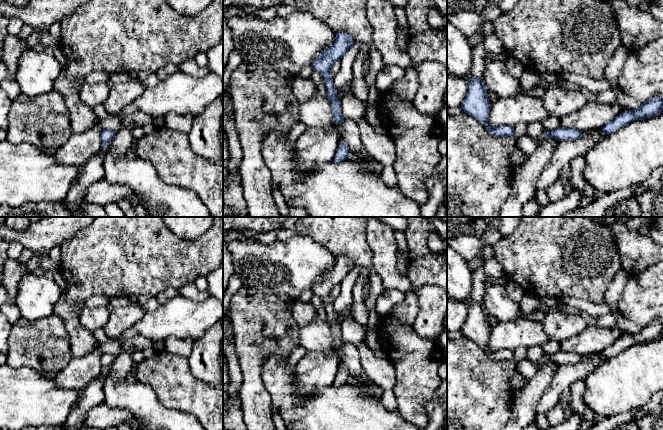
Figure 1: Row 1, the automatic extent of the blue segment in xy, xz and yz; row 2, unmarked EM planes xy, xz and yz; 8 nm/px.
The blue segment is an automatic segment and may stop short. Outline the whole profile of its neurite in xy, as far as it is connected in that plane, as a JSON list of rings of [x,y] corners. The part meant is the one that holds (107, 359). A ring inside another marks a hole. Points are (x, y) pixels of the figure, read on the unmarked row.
[[[109,352],[102,354],[101,365],[104,373],[107,372],[109,367],[113,364],[113,362],[115,361],[115,357],[116,356]]]

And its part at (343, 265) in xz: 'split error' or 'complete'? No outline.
complete

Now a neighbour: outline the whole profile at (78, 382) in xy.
[[[100,344],[89,354],[72,358],[68,365],[56,373],[54,382],[57,386],[67,389],[82,390],[103,372],[101,365],[102,354],[99,351]]]

